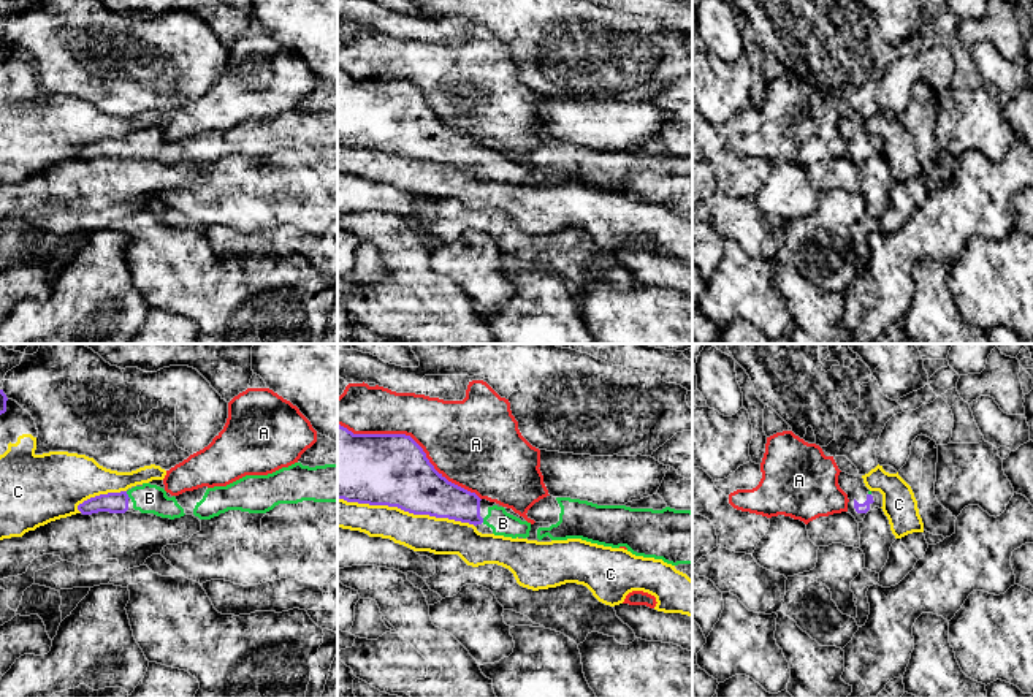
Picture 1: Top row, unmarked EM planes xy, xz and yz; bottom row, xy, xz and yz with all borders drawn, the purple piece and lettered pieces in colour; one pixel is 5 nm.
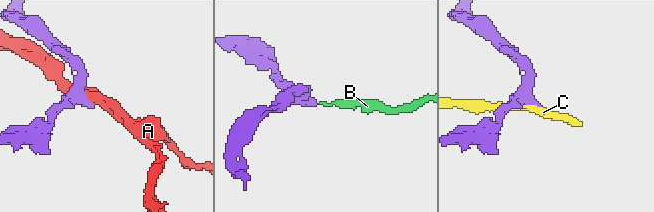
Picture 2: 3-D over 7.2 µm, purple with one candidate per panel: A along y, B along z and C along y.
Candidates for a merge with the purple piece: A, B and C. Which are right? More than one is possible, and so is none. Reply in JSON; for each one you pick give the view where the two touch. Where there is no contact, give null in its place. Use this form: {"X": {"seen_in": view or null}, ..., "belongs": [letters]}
{"B": {"seen_in": "xy"}, "belongs": ["B"]}

